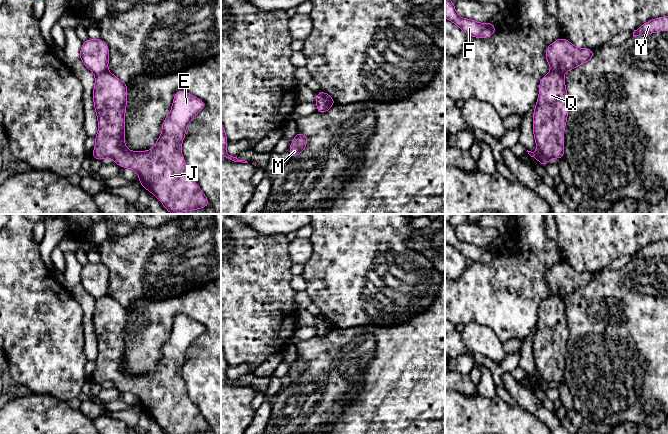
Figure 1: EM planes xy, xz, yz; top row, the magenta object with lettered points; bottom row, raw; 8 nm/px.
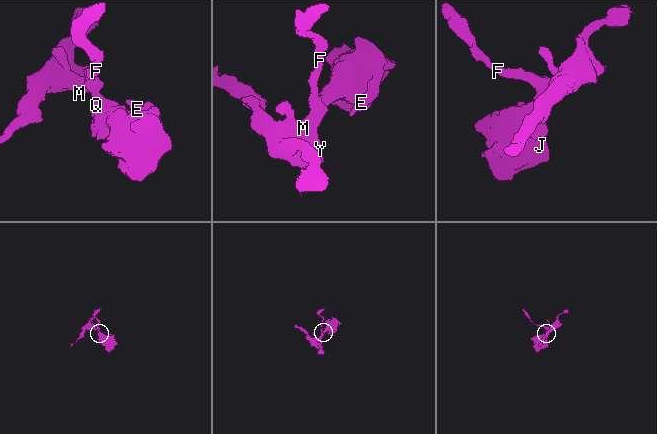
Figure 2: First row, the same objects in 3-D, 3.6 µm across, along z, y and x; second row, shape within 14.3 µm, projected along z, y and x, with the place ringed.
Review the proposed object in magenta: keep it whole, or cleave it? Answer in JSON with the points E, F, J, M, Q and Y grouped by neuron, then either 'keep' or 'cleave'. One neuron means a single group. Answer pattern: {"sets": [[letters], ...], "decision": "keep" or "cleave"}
{"sets": [["E", "J", "Q"], ["F", "M", "Y"]], "decision": "cleave"}

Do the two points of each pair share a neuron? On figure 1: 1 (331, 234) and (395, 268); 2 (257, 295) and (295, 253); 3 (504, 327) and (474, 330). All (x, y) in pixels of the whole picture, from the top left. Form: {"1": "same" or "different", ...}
{"1": "same", "2": "different", "3": "different"}

